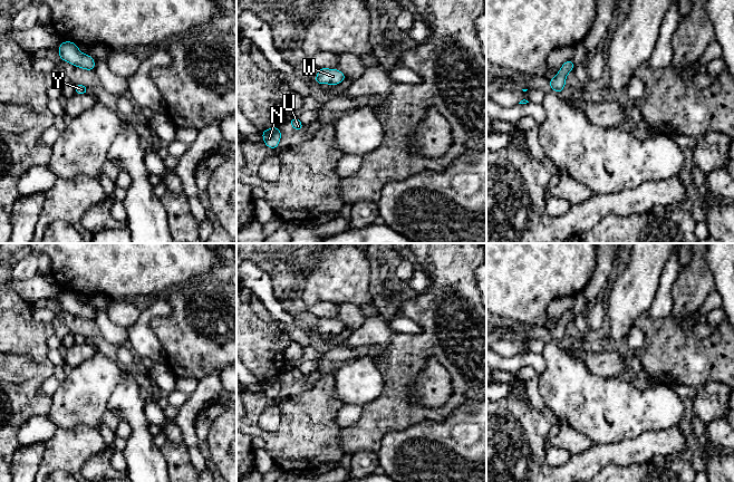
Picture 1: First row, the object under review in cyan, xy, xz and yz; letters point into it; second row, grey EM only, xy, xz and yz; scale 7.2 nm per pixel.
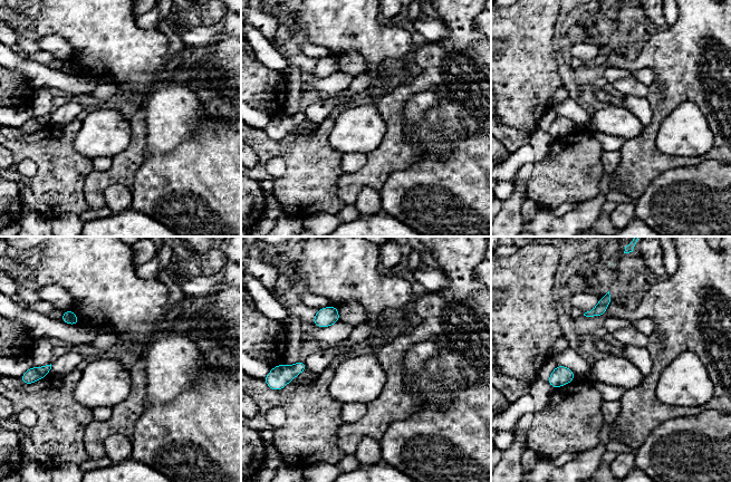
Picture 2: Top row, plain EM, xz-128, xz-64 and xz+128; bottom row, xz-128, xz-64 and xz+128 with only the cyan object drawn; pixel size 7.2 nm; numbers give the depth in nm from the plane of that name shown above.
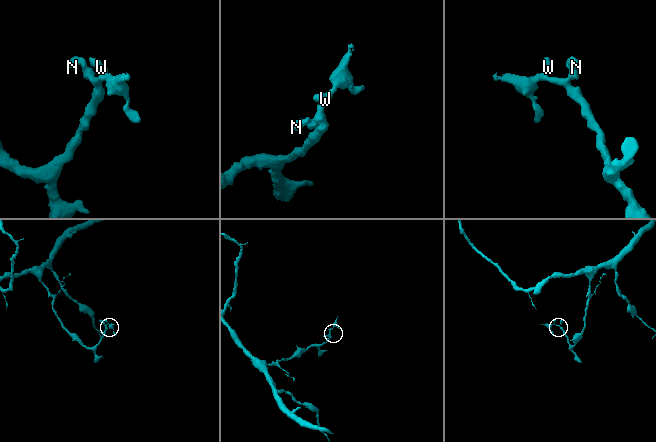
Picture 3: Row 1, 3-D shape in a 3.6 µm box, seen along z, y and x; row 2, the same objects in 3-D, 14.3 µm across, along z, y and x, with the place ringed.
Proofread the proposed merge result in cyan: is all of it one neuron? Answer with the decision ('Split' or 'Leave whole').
Leave whole

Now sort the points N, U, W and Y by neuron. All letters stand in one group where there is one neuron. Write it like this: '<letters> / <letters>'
N U W Y

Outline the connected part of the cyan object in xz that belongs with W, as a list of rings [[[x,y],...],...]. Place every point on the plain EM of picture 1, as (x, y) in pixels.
[[[319,318],[318,325],[315,327],[317,334],[338,335],[346,329],[342,321],[337,319]]]

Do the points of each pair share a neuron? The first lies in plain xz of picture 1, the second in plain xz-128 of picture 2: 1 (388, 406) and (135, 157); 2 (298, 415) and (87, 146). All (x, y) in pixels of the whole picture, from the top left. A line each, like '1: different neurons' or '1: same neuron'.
1: same neuron
2: different neurons

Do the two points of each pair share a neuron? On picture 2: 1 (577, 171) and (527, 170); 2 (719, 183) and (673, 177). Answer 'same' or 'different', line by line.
1: different
2: same

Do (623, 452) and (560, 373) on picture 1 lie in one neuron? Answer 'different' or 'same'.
different

